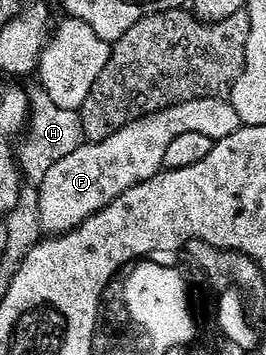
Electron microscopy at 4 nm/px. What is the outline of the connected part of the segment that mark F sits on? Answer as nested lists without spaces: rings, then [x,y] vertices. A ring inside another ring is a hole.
[[[206,96],[137,118],[109,134],[109,138],[81,143],[65,158],[53,163],[37,183],[40,229],[47,234],[72,232],[78,224],[87,223],[97,210],[109,206],[113,198],[125,194],[129,186],[156,176],[163,168],[165,150],[173,138],[181,134],[205,134],[214,142],[233,134],[239,127],[241,121],[230,99]]]

